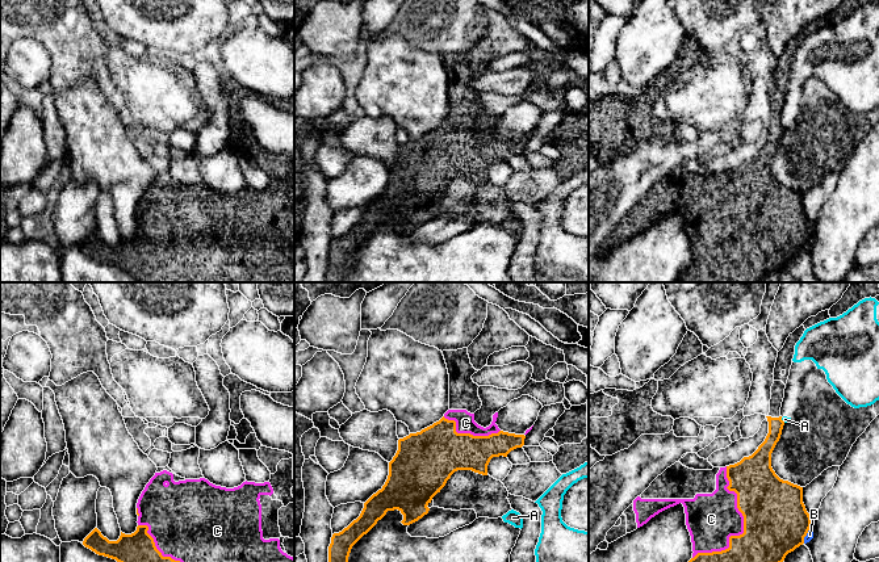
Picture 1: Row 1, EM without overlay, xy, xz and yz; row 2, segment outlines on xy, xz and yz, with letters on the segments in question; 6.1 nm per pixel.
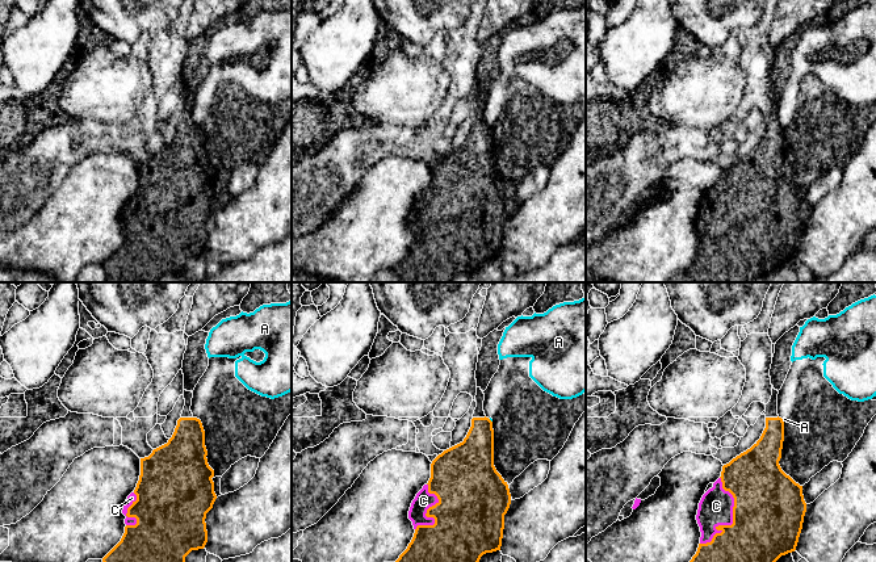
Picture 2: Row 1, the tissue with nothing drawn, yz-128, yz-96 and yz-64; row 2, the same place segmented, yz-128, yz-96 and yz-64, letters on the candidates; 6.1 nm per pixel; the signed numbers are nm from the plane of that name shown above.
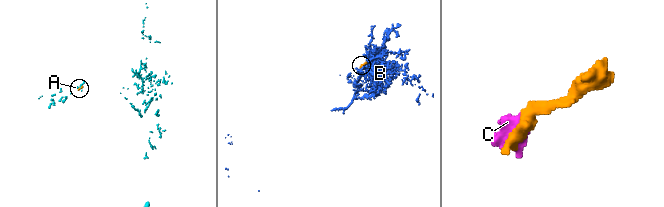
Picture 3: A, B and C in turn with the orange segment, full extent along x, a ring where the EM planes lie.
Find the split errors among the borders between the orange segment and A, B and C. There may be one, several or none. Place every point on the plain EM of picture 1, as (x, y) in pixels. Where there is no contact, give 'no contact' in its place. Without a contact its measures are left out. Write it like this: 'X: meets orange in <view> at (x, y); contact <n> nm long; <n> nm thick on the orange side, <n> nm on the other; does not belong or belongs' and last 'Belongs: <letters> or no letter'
A: meets orange in yz at (782, 126); contact 40 nm long; 110 nm thick on the orange side, 40 nm on the other; does not belong
B: meets orange in yz at (806, 240); contact 120 nm long; 400 nm thick on the orange side, 50 nm on the other; does not belong
C: meets orange in yz at (744, 233); contact 600 nm long; 400 nm thick on the orange side, 320 nm on the other; belongs
Belongs: C

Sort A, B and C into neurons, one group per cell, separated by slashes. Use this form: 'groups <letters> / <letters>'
groups A / B / C

